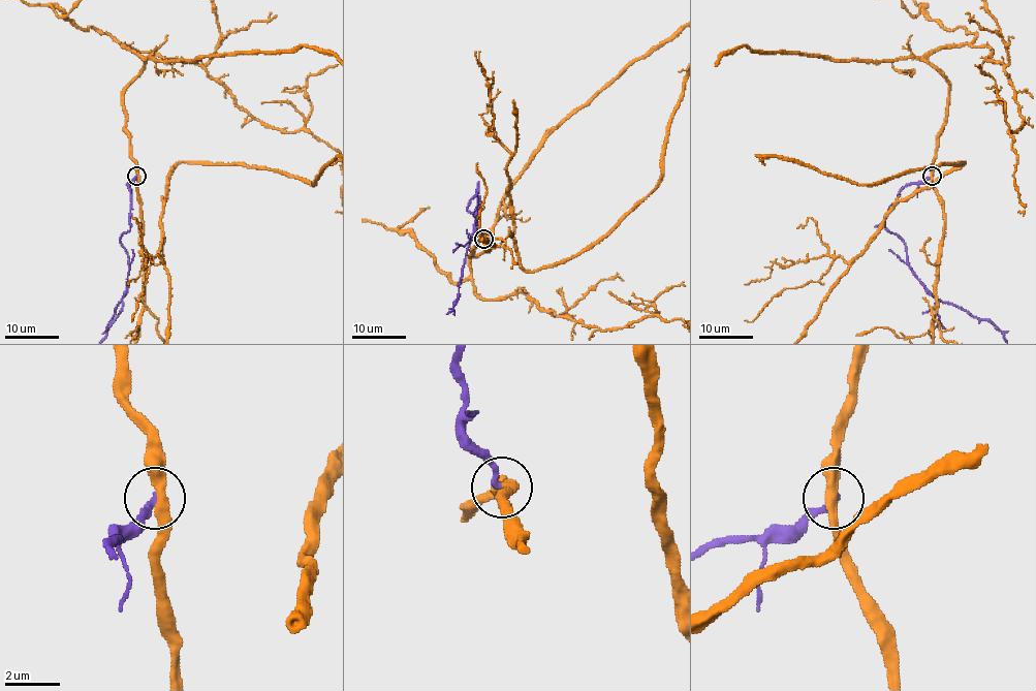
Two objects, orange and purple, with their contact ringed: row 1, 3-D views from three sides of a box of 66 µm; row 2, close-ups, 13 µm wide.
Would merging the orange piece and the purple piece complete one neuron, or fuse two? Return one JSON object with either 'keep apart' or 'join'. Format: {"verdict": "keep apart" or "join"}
{"verdict": "keep apart"}

